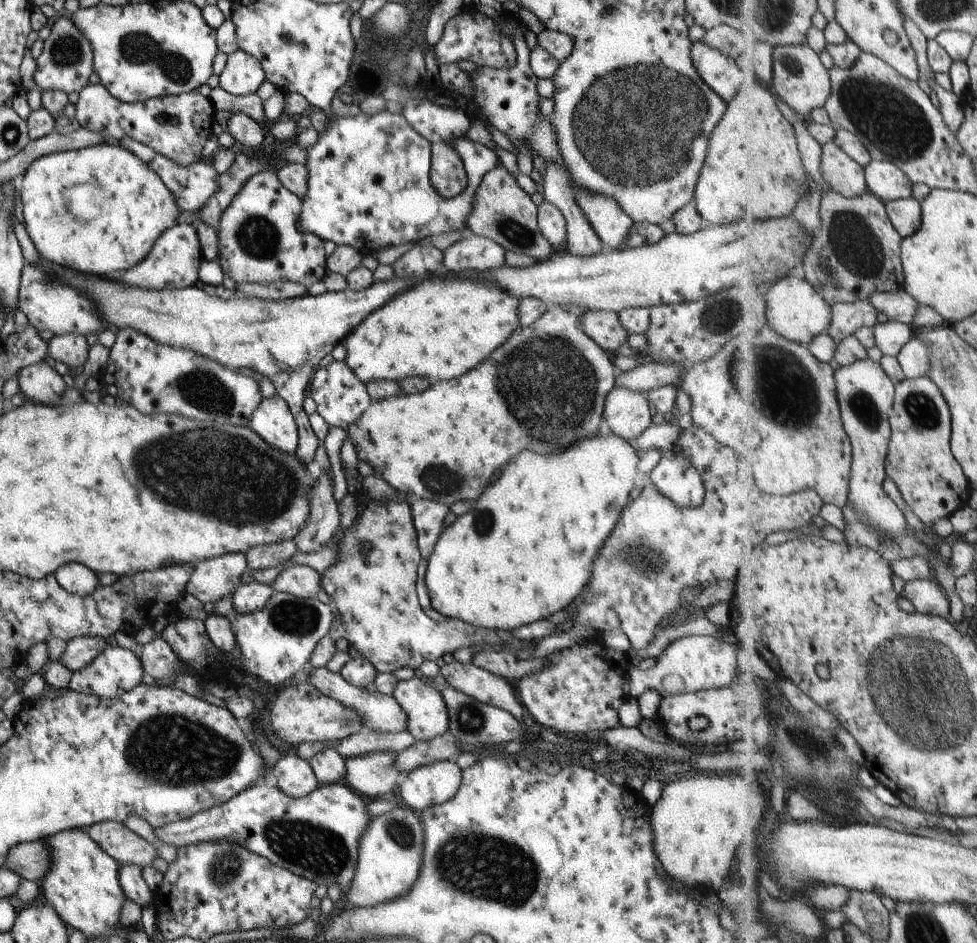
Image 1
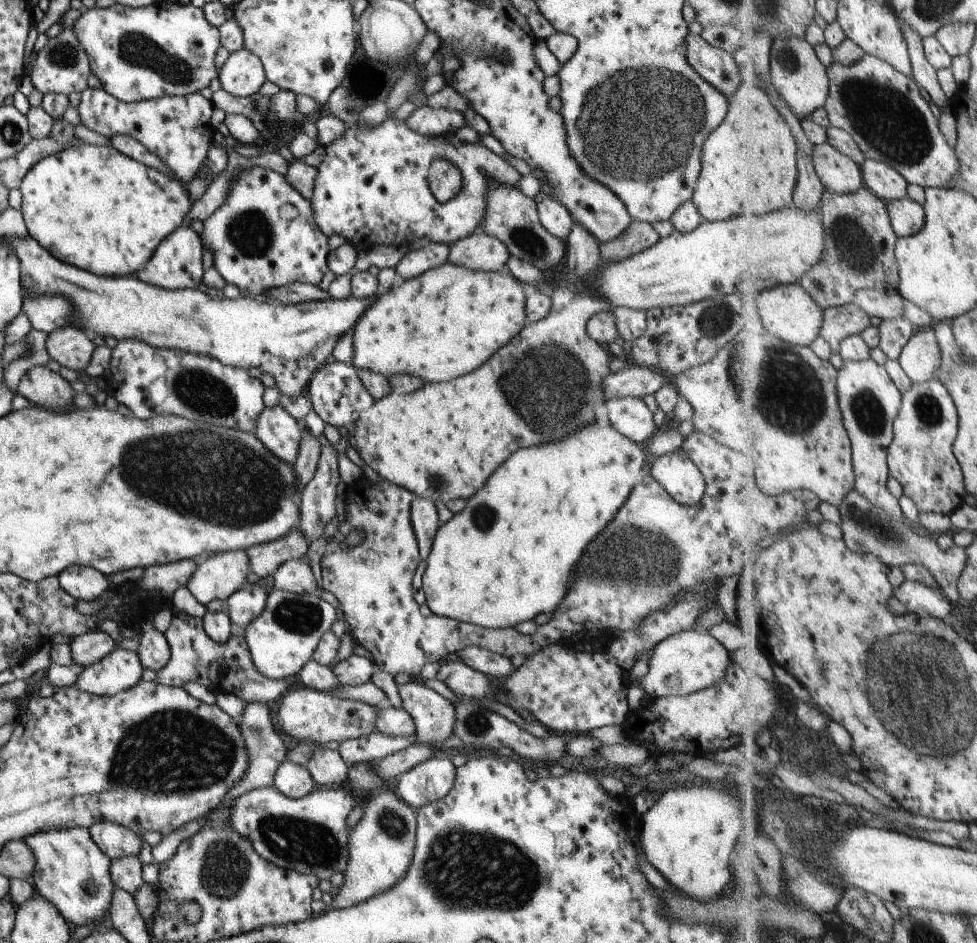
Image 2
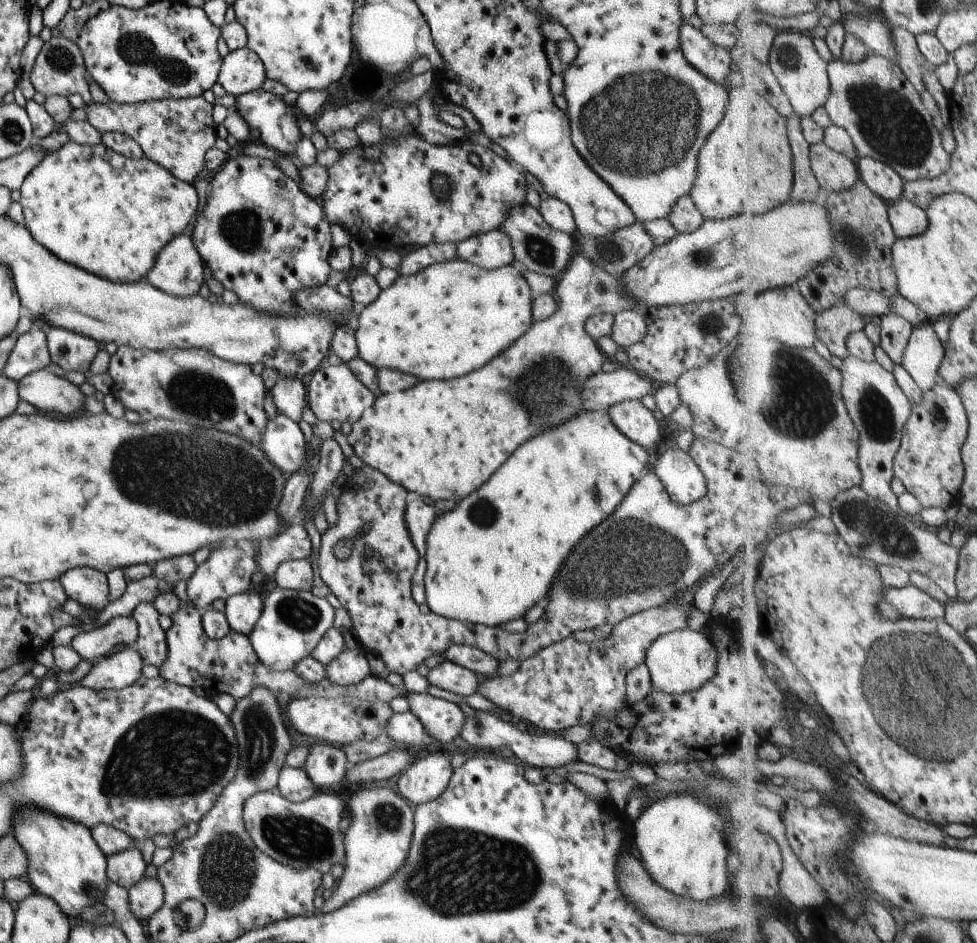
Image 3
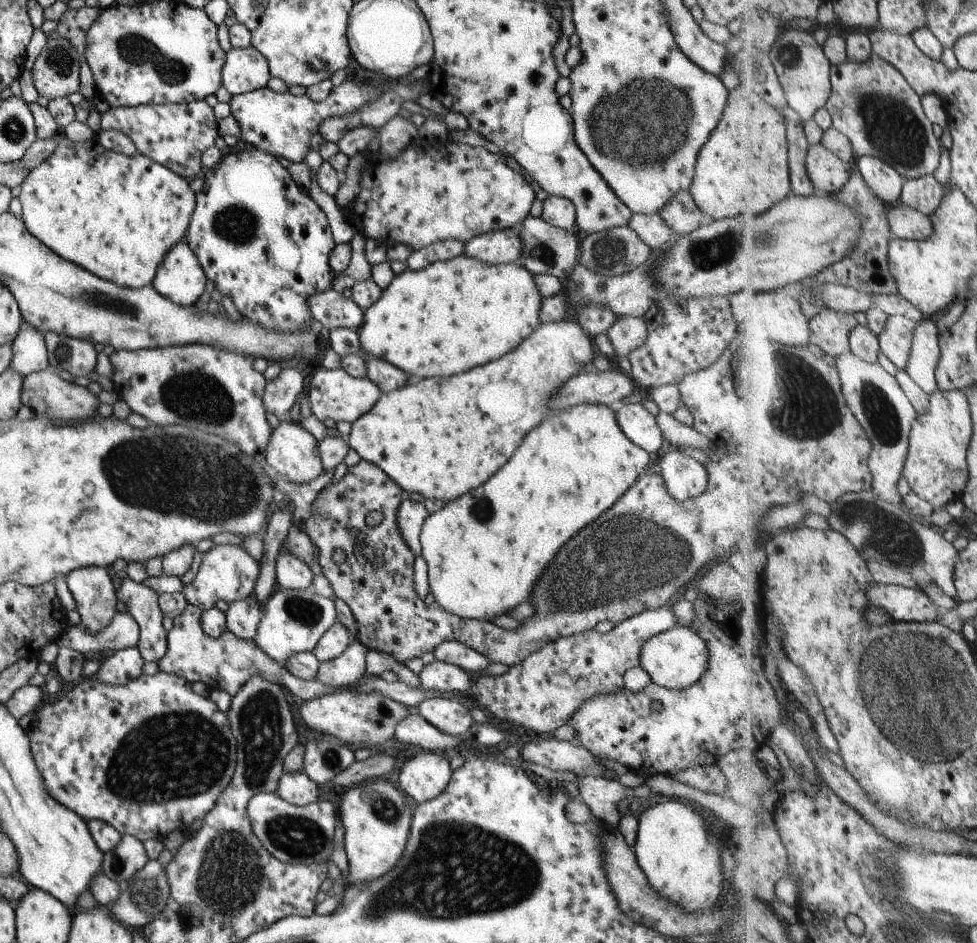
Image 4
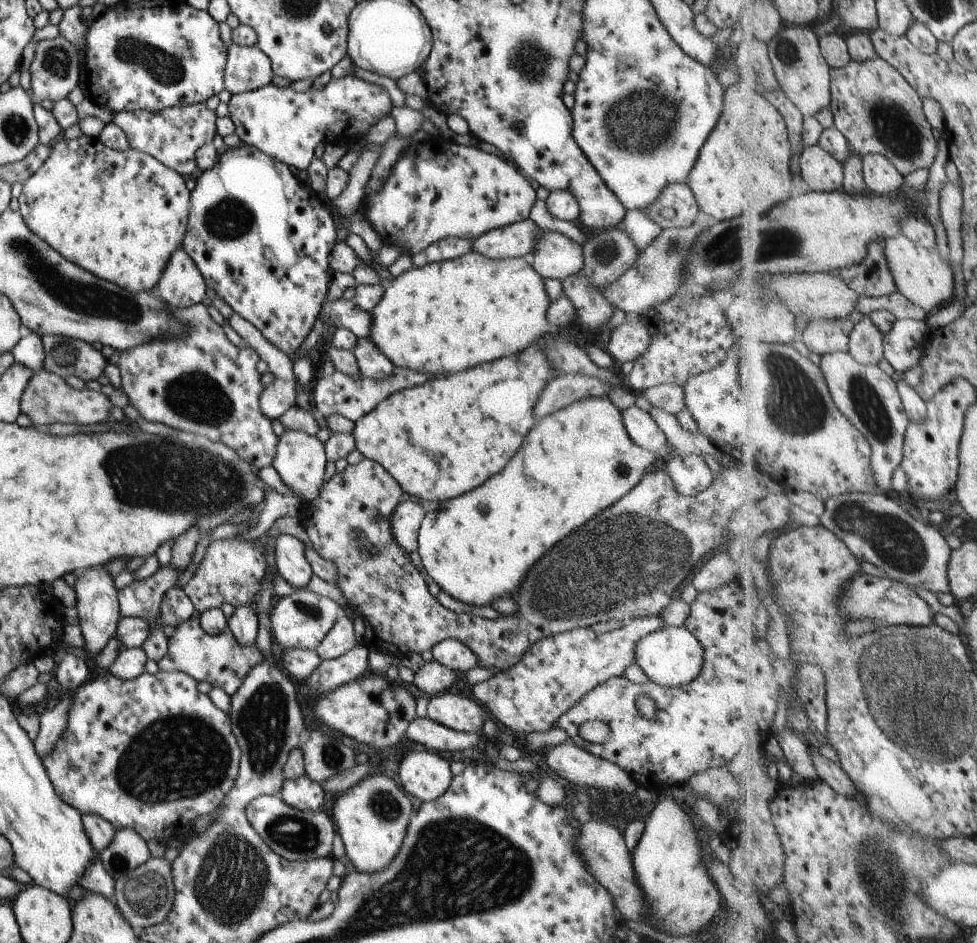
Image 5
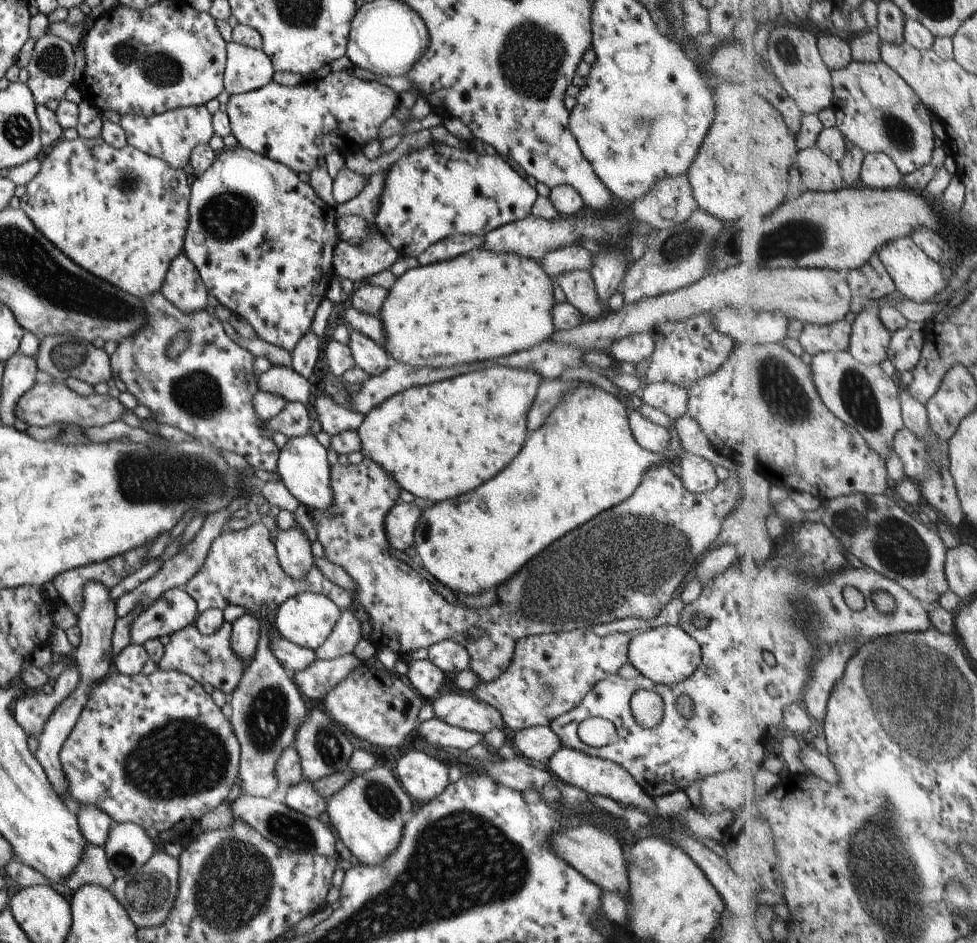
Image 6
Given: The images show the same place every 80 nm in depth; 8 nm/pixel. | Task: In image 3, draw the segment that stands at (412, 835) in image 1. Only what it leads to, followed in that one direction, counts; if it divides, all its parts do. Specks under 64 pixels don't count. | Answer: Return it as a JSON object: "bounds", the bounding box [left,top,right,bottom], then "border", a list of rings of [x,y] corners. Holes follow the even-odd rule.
{"bounds":[318,784,413,913],"border":[[[367,784],[360,787],[350,794],[345,803],[349,826],[342,836],[345,857],[343,874],[332,888],[331,895],[323,901],[318,910],[321,913],[337,910],[347,901],[375,889],[403,866],[408,853],[413,828],[413,806],[385,786]]]}

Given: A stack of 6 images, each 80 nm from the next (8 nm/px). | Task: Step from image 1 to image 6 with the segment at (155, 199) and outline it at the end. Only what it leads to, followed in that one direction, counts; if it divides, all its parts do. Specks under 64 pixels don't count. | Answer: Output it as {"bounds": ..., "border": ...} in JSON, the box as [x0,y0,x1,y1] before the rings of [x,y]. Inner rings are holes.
{"bounds":[18,136,190,299],"border":[[[78,136],[73,140],[61,138],[45,150],[39,161],[40,167],[38,173],[29,180],[24,193],[18,198],[18,208],[27,215],[33,226],[77,266],[80,266],[84,271],[91,273],[102,281],[108,282],[115,288],[122,290],[124,293],[142,299],[147,295],[159,292],[170,262],[182,252],[182,240],[187,228],[190,186],[187,185],[187,179],[182,169],[169,167],[160,158],[152,157],[147,153],[141,152],[139,149],[133,148],[131,145],[126,144],[118,149],[113,148],[100,136],[90,139]]]}

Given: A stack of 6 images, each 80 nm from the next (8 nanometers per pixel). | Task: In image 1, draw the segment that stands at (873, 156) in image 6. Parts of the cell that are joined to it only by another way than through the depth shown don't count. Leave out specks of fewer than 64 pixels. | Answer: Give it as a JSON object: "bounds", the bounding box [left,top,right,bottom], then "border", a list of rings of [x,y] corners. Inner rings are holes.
{"bounds":[866,161,913,202],"border":[[[872,161],[866,167],[868,191],[883,202],[912,198],[913,182],[897,164]]]}

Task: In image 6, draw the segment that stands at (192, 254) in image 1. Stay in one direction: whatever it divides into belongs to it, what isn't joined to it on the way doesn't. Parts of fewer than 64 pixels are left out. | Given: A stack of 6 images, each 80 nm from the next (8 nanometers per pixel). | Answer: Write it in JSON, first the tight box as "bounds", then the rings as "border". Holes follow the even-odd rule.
{"bounds":[159,252,208,313],"border":[[[182,252],[170,262],[159,292],[181,313],[206,310],[208,292],[197,269]]]}

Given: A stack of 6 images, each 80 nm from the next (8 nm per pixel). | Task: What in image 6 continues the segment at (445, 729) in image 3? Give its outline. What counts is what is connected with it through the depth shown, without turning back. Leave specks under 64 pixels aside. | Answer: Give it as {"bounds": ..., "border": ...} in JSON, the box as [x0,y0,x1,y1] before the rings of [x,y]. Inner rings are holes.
{"bounds":[429,691,504,735],"border":[[[461,691],[438,695],[429,702],[435,718],[448,725],[475,731],[484,735],[493,729],[504,726],[502,714],[490,704],[480,701],[478,697],[461,694]]]}

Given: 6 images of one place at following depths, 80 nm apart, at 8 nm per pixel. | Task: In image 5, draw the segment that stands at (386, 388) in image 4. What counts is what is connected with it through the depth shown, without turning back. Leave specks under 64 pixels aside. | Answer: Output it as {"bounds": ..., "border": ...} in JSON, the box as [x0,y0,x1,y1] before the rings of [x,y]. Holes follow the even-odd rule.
{"bounds":[351,337,394,380],"border":[[[359,337],[351,352],[355,357],[360,377],[379,380],[391,378],[394,365],[367,337]]]}

